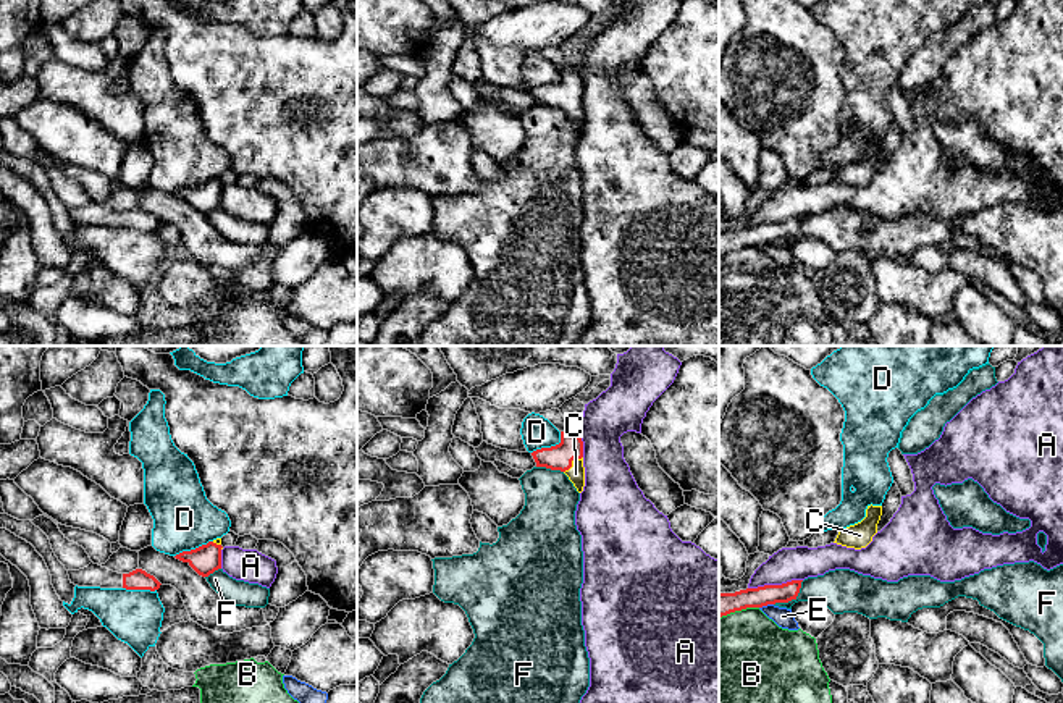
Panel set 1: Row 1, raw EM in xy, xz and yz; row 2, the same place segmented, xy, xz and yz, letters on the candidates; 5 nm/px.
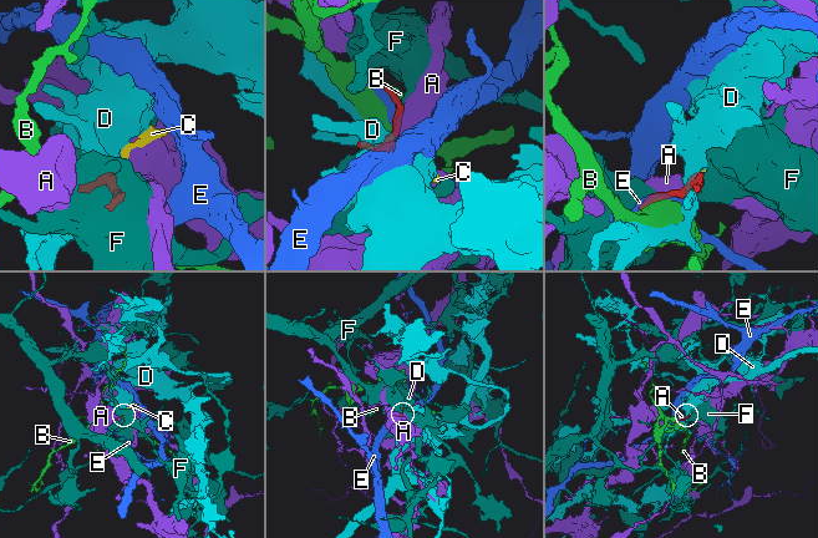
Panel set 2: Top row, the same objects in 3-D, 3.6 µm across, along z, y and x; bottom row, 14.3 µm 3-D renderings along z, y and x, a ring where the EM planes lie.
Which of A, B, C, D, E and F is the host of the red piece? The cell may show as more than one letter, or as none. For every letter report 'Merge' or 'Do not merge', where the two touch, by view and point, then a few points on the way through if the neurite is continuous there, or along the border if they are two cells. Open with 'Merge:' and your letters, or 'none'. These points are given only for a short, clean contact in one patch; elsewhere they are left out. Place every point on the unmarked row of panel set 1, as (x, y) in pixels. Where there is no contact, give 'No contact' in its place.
Merge: C
A: Do not merge. Touches red at yz (774, 223)
B: Do not merge. Touches red at yz (739, 248)
C: Merge. Touches red at xz (571, 101). Path across: xz (556, 96), (571, 101), (575, 112)
D: Do not merge. Touches red at xz (551, 84). Boundary: xz (561, 70), (558, 81), (537, 86), (532, 91)
E: Do not merge. Touches red at yz (766, 243)
F: Do not merge. Touches red at yz (792, 236)

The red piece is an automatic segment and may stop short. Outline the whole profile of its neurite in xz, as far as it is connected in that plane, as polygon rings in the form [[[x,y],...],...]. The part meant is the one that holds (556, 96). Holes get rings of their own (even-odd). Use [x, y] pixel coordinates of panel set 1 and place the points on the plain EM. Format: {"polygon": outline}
{"polygon": [[[561,69],[561,81],[532,91],[536,105],[564,110],[578,131],[585,124],[583,79],[580,73]]]}

